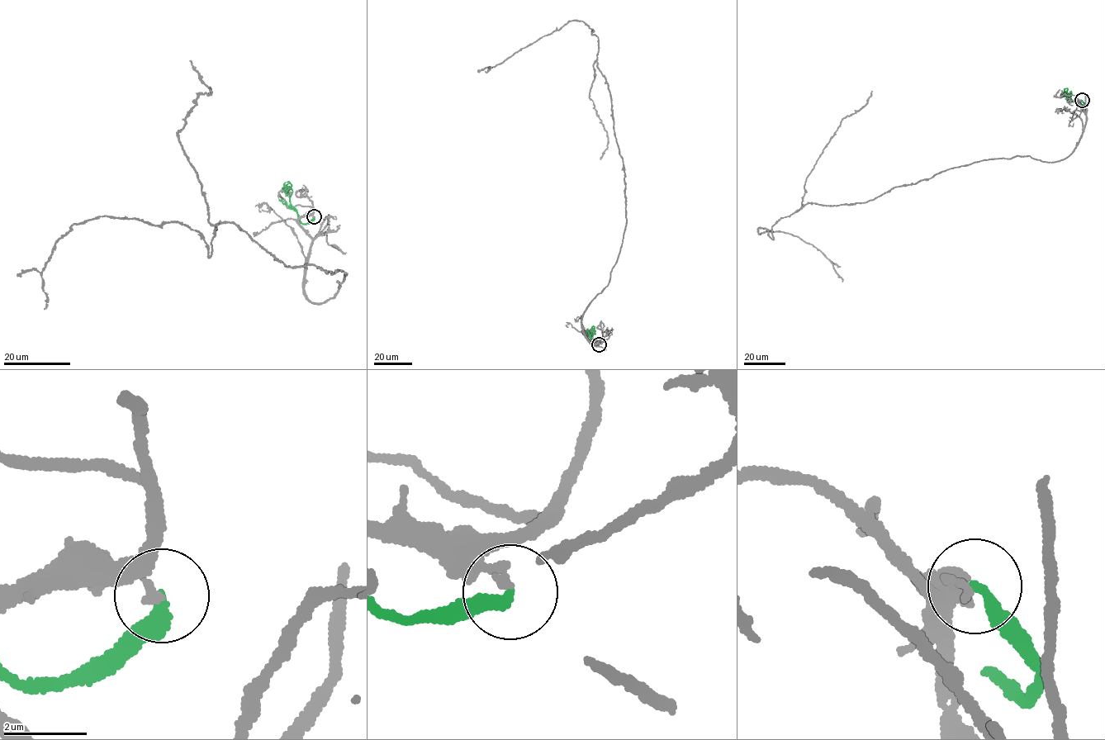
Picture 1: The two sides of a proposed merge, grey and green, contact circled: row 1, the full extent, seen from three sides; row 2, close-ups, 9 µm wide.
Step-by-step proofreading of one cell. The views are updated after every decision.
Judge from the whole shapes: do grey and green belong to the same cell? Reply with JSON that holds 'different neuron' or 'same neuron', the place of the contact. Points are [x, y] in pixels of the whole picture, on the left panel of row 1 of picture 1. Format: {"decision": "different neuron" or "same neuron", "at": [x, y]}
{"decision": "different neuron", "at": [314, 216]}

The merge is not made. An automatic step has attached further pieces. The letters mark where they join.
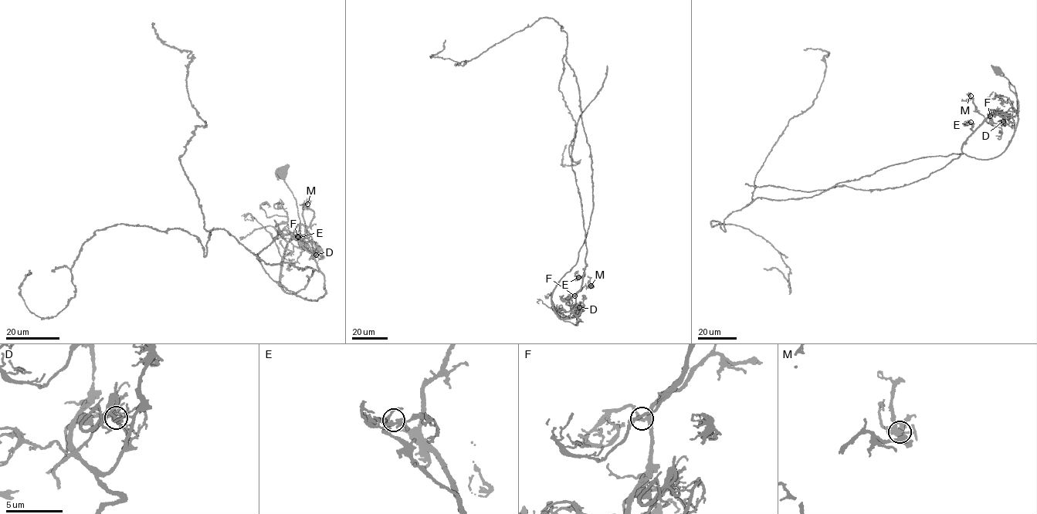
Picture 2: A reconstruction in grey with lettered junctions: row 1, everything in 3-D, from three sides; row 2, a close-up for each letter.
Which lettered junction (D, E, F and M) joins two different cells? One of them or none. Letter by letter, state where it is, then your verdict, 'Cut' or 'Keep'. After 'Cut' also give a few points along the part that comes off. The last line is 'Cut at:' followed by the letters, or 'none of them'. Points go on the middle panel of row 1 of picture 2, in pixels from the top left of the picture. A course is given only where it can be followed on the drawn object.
D: Place: (579, 307). Cut. Course of the part to remove: (579, 307), (577, 316), (572, 307), (587, 250), (572, 146), (579, 116), (602, 86), (607, 65)
E: Place: (578, 277). Keep
F: Place: (574, 295). Keep
M: Place: (591, 285). Keep
Cut at: D

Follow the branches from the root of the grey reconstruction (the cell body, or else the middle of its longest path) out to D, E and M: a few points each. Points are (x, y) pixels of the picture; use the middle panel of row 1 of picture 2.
D: (577, 315), (576, 325), (564, 320), (570, 319), (571, 314), (579, 307)
E: (577, 315), (576, 325), (564, 320), (571, 313), (575, 295), (581, 286), (583, 278), (576, 279), (578, 277)
M: (577, 315), (576, 325), (564, 320), (574, 306), (577, 292), (585, 285), (592, 287), (591, 285)

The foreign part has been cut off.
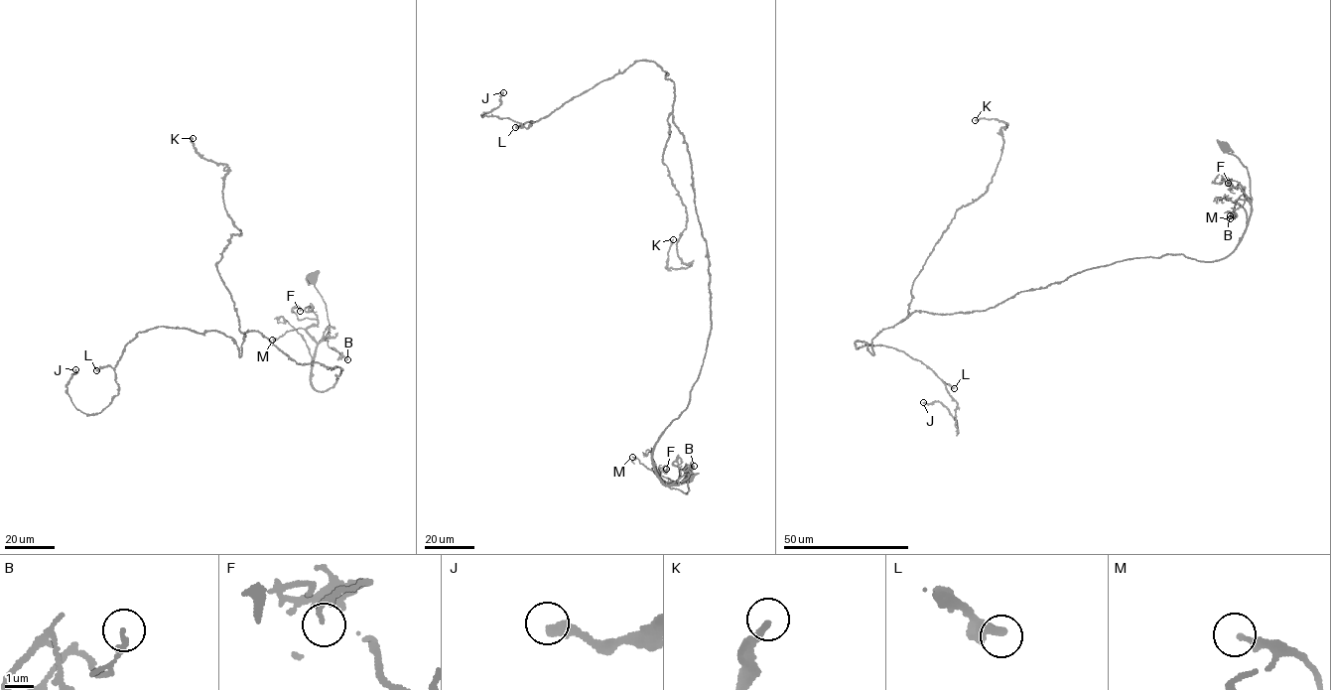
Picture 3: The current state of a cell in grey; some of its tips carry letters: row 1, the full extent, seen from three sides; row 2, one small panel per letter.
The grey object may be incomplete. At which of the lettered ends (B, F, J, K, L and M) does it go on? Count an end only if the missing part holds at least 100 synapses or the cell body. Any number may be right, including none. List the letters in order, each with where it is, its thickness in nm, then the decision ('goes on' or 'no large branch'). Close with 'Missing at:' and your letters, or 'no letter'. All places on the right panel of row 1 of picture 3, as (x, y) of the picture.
B: (1230, 215) | 190 nm | no large branch
F: (1228, 183) | 120 nm | no large branch
J: (923, 402) | 380 nm | no large branch
K: (975, 120) | 260 nm | no large branch
L: (954, 388) | 480 nm | no large branch
M: (1230, 218) | 200 nm | no large branch
Missing at: no letter

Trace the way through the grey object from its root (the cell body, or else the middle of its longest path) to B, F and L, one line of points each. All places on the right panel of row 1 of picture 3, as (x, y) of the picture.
B: (1226, 147), (1247, 170), (1252, 199), (1247, 196), (1244, 205), (1230, 215)
F: (1226, 147), (1247, 170), (1251, 202), (1240, 183), (1236, 189), (1227, 182), (1231, 179), (1228, 183)
L: (1226, 147), (1252, 199), (1223, 258), (1125, 259), (913, 312), (873, 354), (855, 343), (954, 388)

